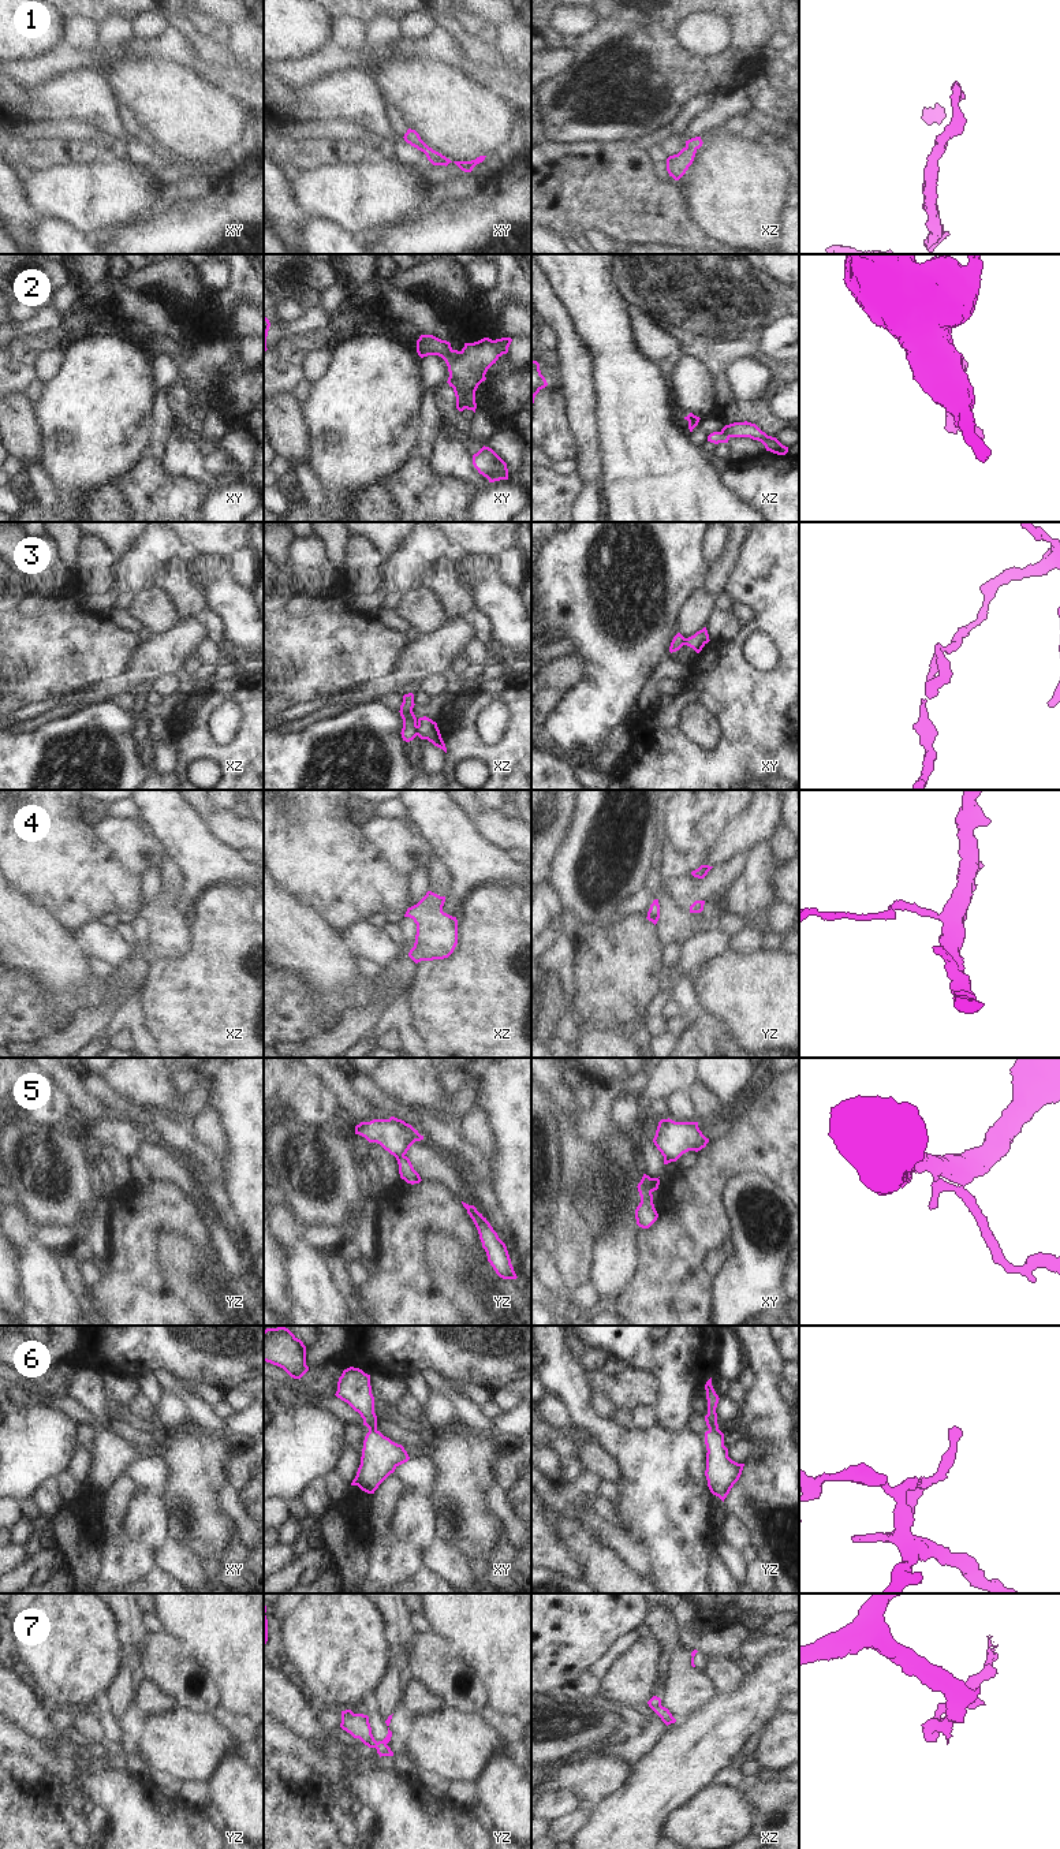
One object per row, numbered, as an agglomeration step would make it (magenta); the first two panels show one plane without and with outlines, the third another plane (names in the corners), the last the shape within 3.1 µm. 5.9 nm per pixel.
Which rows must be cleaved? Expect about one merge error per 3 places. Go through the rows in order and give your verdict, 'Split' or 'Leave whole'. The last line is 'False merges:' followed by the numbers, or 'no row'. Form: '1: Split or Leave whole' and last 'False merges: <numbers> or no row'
1: Leave whole
2: Split
3: Split
4: Leave whole
5: Split
6: Split
7: Split
False merges: 2, 3, 5, 6, 7

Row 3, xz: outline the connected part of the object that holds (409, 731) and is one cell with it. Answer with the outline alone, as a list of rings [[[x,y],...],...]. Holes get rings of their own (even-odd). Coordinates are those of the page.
[[[408,693],[403,696],[403,702],[400,705],[400,716],[403,719],[402,738],[406,742],[413,741],[417,734],[417,717],[413,712],[414,708],[414,694]]]

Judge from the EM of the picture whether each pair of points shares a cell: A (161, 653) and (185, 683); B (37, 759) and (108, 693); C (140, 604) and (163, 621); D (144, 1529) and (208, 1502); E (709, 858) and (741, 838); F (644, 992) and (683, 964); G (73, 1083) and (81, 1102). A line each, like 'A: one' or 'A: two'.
A: two
B: two
C: one
D: two
E: one
F: two
G: one

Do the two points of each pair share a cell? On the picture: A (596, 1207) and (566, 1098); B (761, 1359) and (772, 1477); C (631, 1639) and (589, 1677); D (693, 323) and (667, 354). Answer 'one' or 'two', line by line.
A: one
B: one
C: one
D: two

